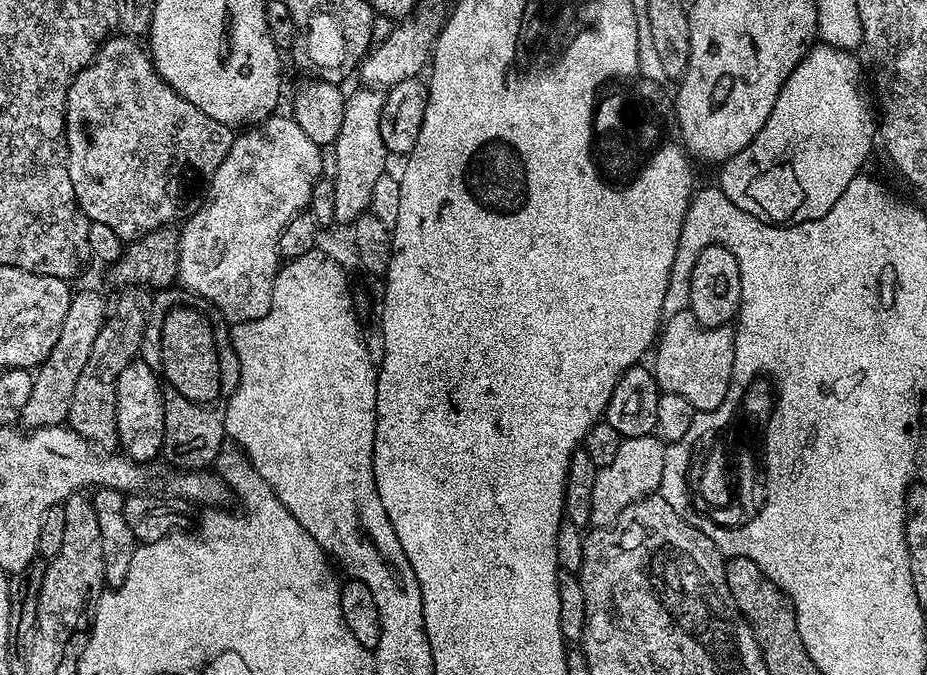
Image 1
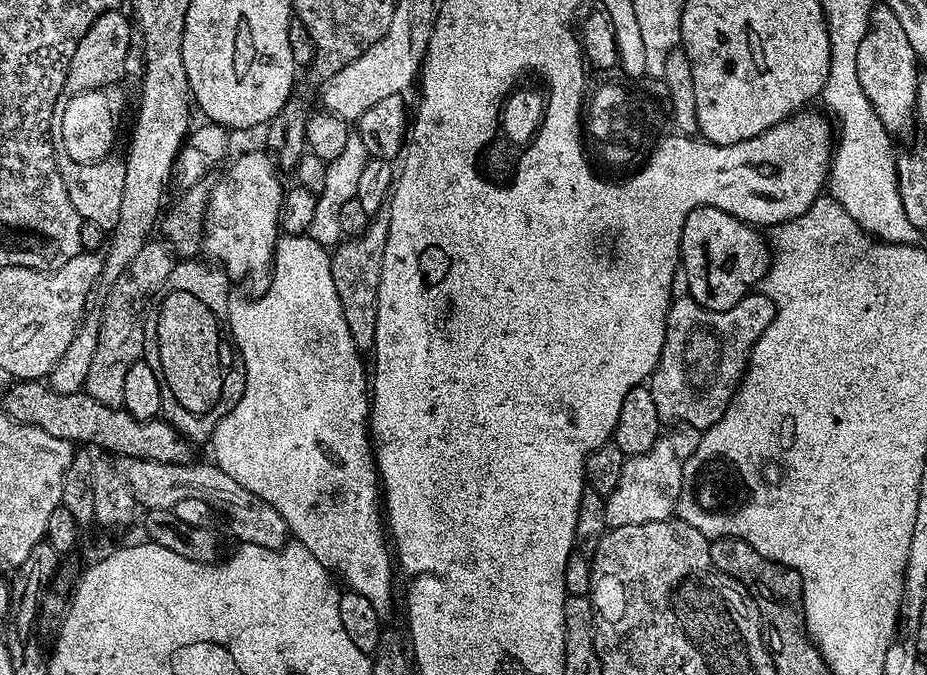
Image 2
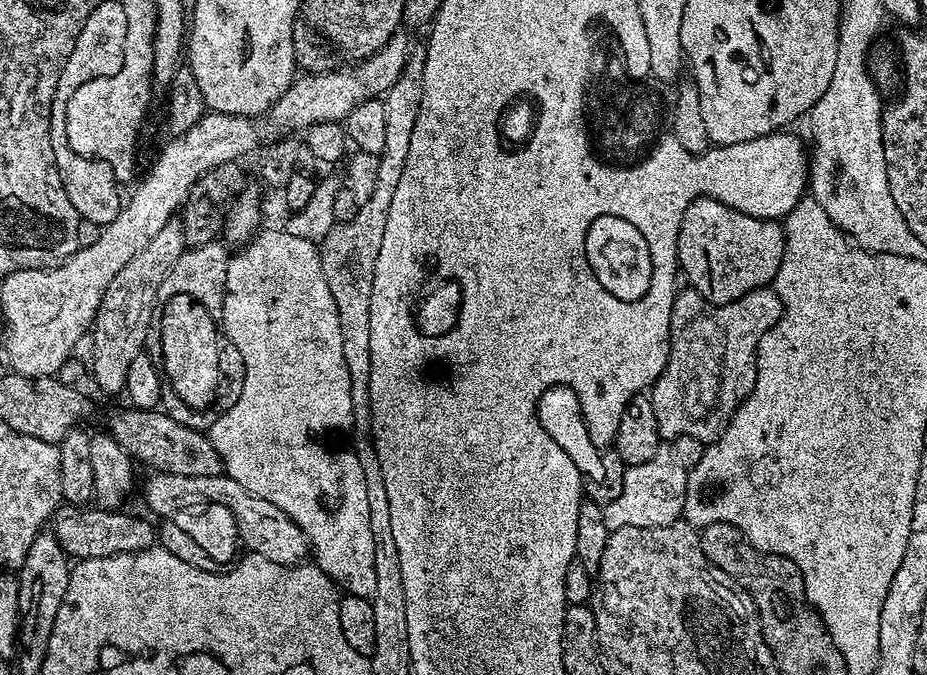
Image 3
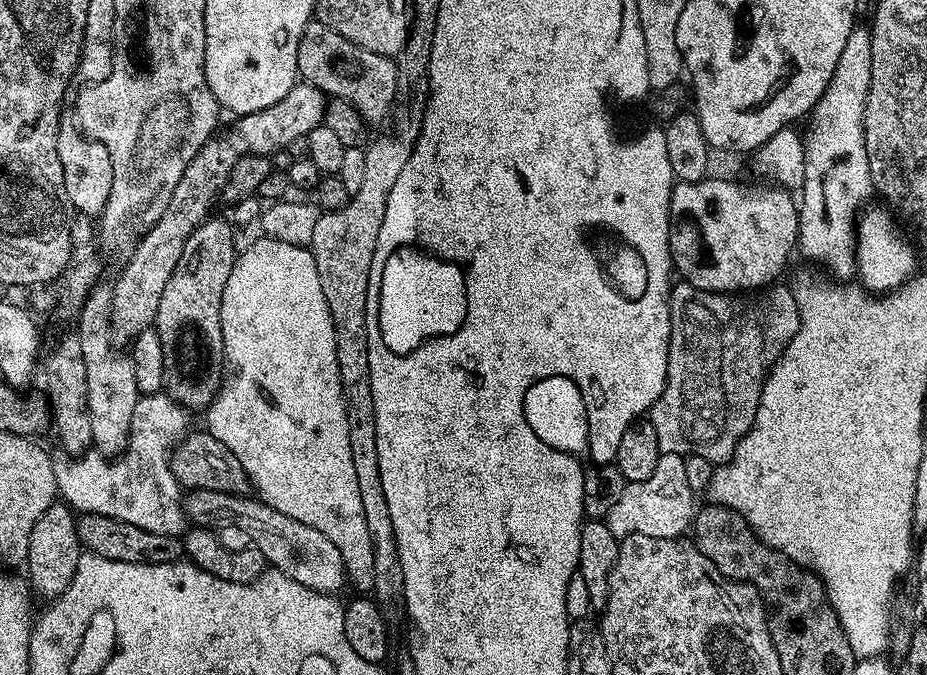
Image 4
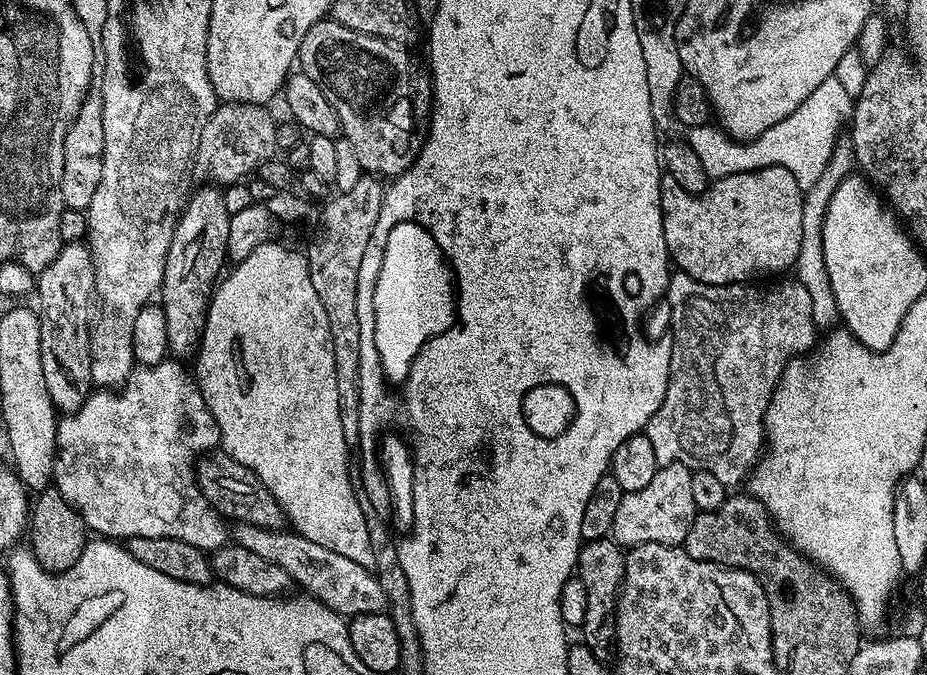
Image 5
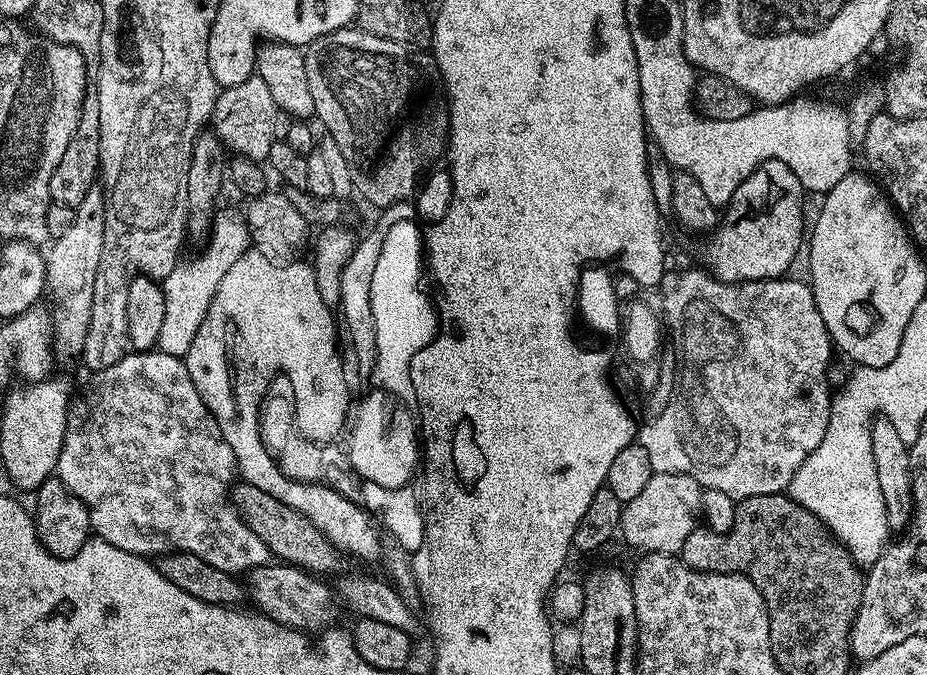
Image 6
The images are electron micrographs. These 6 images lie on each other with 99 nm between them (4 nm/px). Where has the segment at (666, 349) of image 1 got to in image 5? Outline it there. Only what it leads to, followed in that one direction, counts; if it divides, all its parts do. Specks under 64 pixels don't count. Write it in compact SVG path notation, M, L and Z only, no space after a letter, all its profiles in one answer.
M679 270L669 275L666 302L674 310L676 324L676 332L670 337L670 376L666 398L662 398L662 406L658 406L646 429L662 466L681 464L709 471L727 486L743 485L752 475L766 448L764 415L780 376L791 360L811 353L818 344L818 329L806 287L795 278L789 278L785 284L772 283L776 282L707 284Z

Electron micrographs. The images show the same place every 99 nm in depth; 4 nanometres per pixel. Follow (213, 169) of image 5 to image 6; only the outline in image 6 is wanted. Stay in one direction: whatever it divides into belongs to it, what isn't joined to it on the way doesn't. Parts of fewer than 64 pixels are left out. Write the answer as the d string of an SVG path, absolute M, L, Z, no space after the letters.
M253 74L246 78L246 82L238 82L217 95L210 124L229 153L264 162L267 161L272 144L277 141L273 133L276 110L276 103L266 82Z

